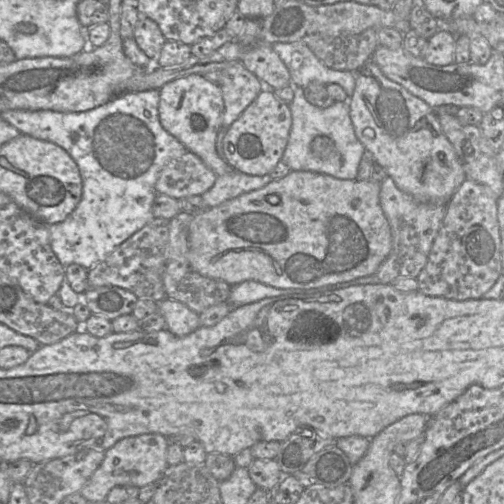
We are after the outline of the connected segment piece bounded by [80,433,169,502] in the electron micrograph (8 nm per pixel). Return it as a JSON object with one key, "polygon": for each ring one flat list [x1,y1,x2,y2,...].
{"polygon":[[159,433,129,436,119,440,105,451,102,463,80,490,80,494,88,502,98,502,104,501,109,491,115,486,141,488,150,483,157,483,168,466,168,445,168,438]]}

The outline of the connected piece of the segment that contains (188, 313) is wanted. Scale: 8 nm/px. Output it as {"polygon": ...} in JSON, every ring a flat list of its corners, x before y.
{"polygon":[[165,297,158,309,165,318,165,328,176,336,187,336,201,326,199,314,177,300]]}

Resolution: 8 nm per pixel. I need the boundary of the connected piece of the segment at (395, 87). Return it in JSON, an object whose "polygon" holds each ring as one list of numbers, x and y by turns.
{"polygon":[[372,60,354,72,356,85,348,101,356,137,366,150,372,153,375,162,383,167,400,190,419,202,447,204,466,179,466,174,454,147,441,129,436,110,400,84,387,78]]}

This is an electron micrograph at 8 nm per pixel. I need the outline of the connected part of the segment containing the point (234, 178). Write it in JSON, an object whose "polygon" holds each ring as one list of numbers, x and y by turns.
{"polygon":[[233,170,228,174,218,175,214,185,201,196,206,207,210,208,241,194,263,188,273,180,270,174,249,175]]}

